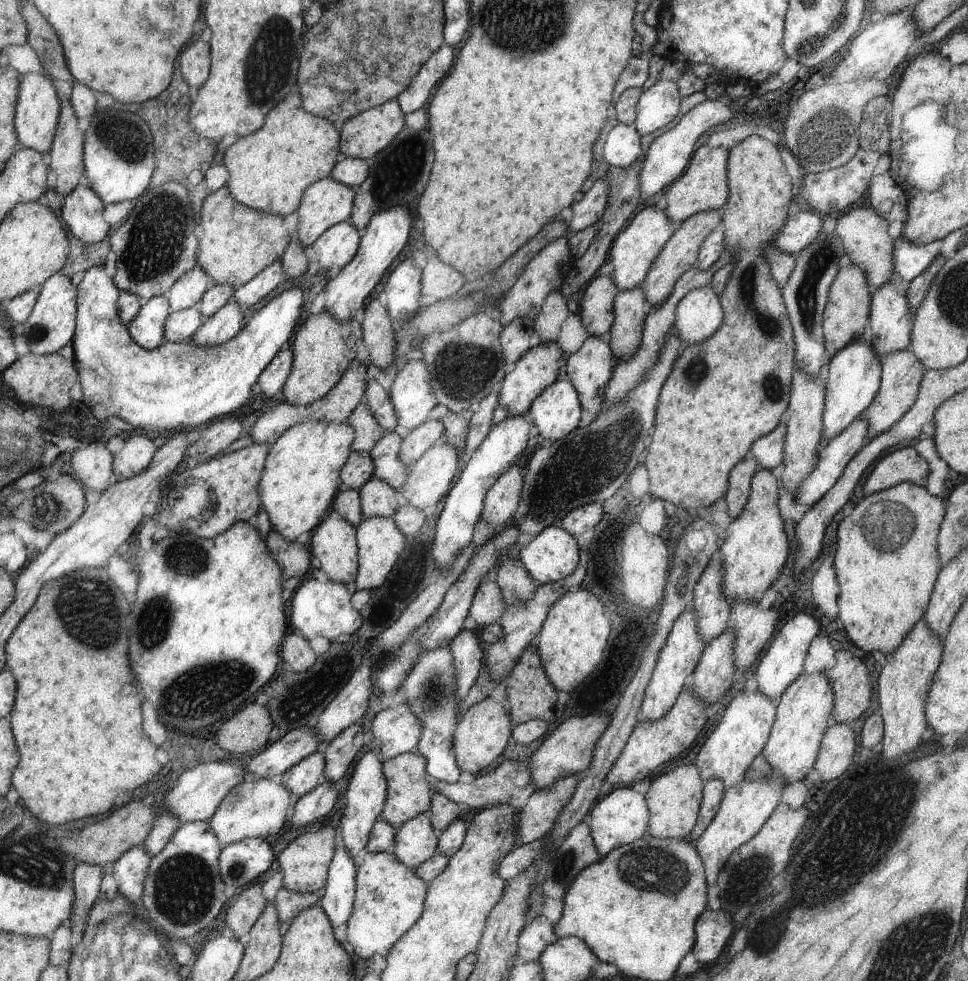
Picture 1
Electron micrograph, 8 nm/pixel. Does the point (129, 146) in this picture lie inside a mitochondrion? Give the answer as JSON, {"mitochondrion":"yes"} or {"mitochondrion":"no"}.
{"mitochondrion":"yes"}

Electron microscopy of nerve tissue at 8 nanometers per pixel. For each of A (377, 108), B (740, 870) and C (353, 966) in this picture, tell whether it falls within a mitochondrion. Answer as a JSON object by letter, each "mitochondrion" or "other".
{"A":"other","B":"mitochondrion","C":"other"}

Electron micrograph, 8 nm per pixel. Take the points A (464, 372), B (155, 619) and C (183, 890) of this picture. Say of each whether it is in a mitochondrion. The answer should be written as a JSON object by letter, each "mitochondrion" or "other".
{"A":"mitochondrion","B":"mitochondrion","C":"mitochondrion"}

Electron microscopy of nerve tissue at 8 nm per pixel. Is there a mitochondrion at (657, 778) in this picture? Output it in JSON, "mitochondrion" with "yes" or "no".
{"mitochondrion":"no"}

